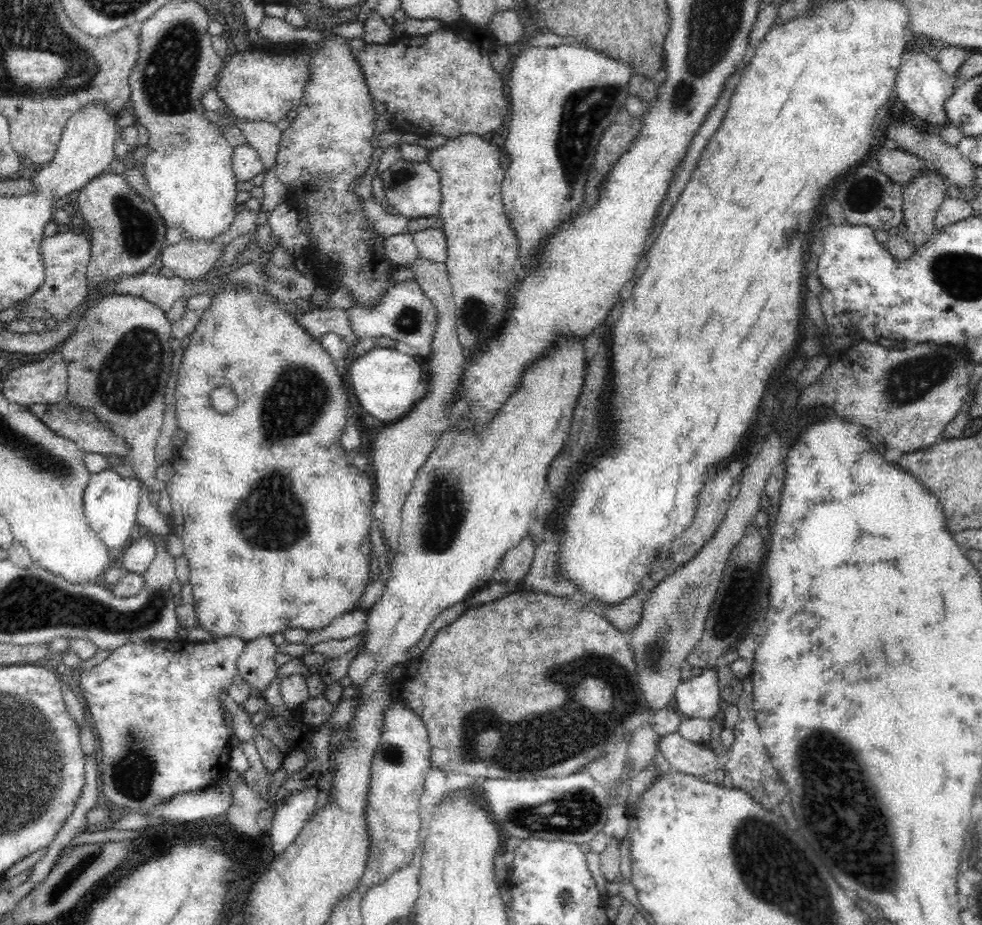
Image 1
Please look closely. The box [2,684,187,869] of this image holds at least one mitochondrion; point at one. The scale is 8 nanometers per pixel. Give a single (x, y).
(130, 774)

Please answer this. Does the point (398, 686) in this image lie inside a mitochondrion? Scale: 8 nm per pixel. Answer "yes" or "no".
no

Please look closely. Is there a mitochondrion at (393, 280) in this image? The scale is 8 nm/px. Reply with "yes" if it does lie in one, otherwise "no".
no

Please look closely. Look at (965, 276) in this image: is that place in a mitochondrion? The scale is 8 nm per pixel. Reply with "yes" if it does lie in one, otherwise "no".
yes

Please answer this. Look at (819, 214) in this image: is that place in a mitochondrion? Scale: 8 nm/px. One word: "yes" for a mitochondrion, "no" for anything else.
no

